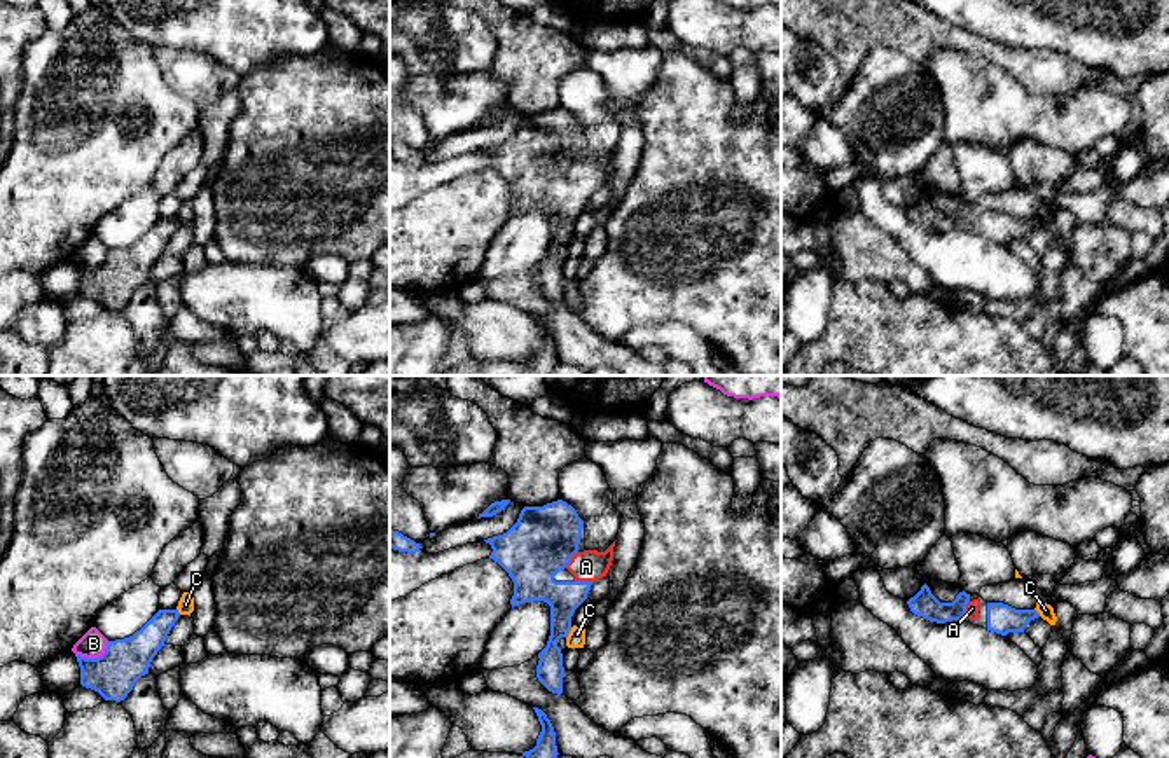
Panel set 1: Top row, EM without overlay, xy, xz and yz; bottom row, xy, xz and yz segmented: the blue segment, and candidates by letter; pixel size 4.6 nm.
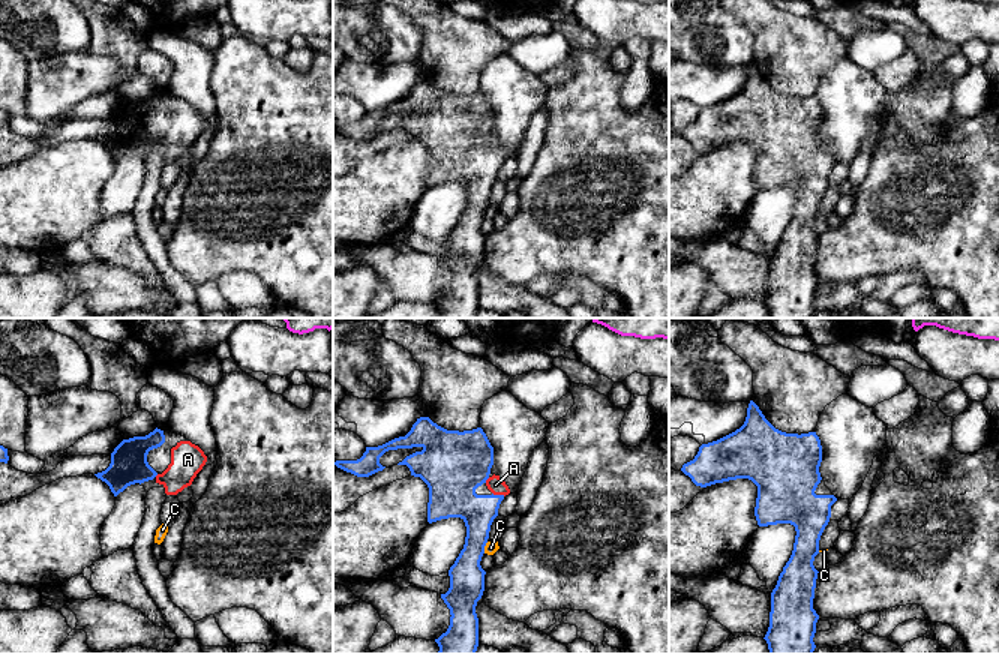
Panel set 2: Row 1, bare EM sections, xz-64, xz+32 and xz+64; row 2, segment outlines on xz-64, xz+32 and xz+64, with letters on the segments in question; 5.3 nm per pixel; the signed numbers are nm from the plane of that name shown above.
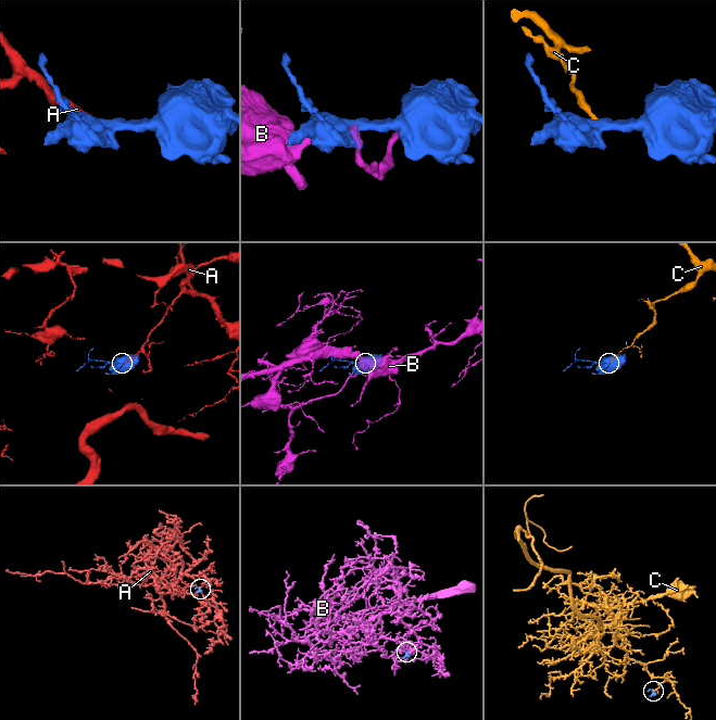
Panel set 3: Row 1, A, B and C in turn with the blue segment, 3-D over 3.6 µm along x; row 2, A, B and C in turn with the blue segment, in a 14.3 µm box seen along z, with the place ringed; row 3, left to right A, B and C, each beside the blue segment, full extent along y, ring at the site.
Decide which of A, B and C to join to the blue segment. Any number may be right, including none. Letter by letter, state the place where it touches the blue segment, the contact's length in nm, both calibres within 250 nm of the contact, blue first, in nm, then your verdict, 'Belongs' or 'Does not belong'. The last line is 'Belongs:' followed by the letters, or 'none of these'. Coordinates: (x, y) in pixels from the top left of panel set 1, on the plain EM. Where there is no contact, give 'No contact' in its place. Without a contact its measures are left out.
A: Touches blue at xz (584, 191). Shared border 80 nm. Thickness 280 nm (blue) against 140 nm. Belongs
B: Touches blue at xy (95, 268). Shared border 170 nm. Thickness 200 nm (blue) against 120 nm. Does not belong
C: Touches blue at xz (568, 241). Shared border 60 nm. Thickness 150 nm (blue) against 80 nm. Does not belong
Belongs: A

